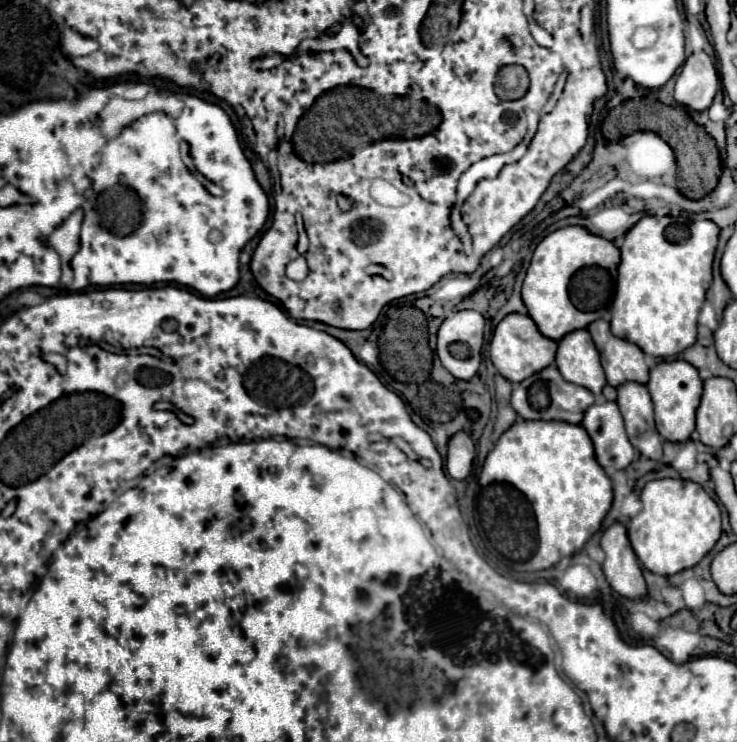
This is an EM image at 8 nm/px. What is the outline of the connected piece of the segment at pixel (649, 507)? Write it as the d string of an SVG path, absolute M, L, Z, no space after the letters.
M654 479L642 489L642 509L628 523L628 537L640 563L656 575L676 575L694 567L720 539L720 509L694 481Z

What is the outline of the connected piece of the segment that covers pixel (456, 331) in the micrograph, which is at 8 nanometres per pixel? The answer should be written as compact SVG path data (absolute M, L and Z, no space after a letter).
M478 311L452 313L438 329L436 353L456 379L472 379L480 367L484 317Z

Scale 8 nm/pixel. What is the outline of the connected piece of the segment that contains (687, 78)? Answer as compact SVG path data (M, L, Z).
M696 51L686 59L676 79L674 101L688 111L704 111L710 107L718 83L720 77L712 59L704 51Z

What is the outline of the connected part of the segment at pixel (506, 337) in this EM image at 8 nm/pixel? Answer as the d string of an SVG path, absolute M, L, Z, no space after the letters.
M512 313L506 315L490 341L490 359L494 363L494 367L498 369L498 373L502 377L506 377L510 383L518 383L524 381L526 377L532 377L534 373L538 373L538 369L544 369L546 365L554 363L554 355L556 355L556 341L544 337L536 323L528 317L528 315L520 315L520 313Z

